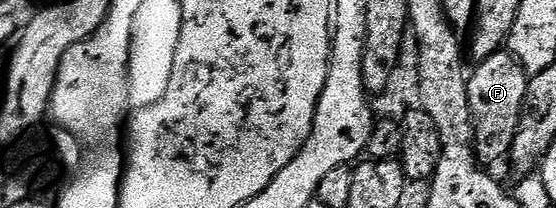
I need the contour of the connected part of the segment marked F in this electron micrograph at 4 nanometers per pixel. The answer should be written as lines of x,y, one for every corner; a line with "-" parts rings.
509,51
491,55
476,68
469,77
469,106
473,112
475,152
482,162
488,163
510,156
530,78

